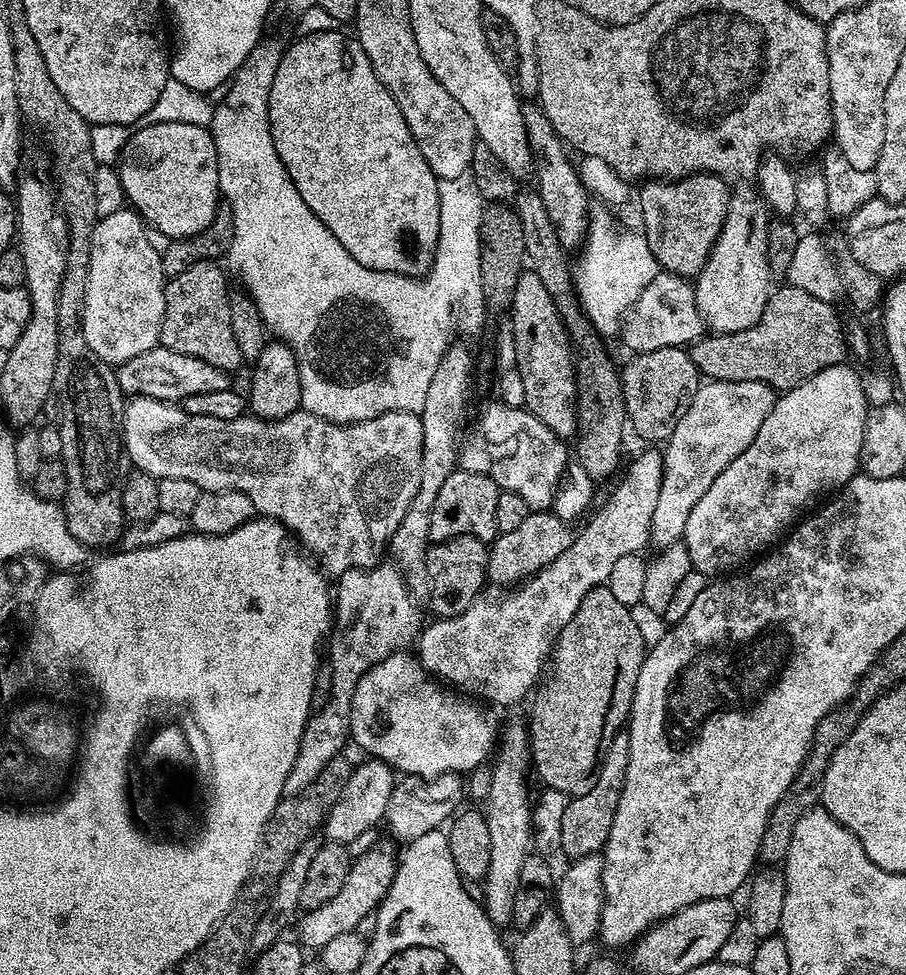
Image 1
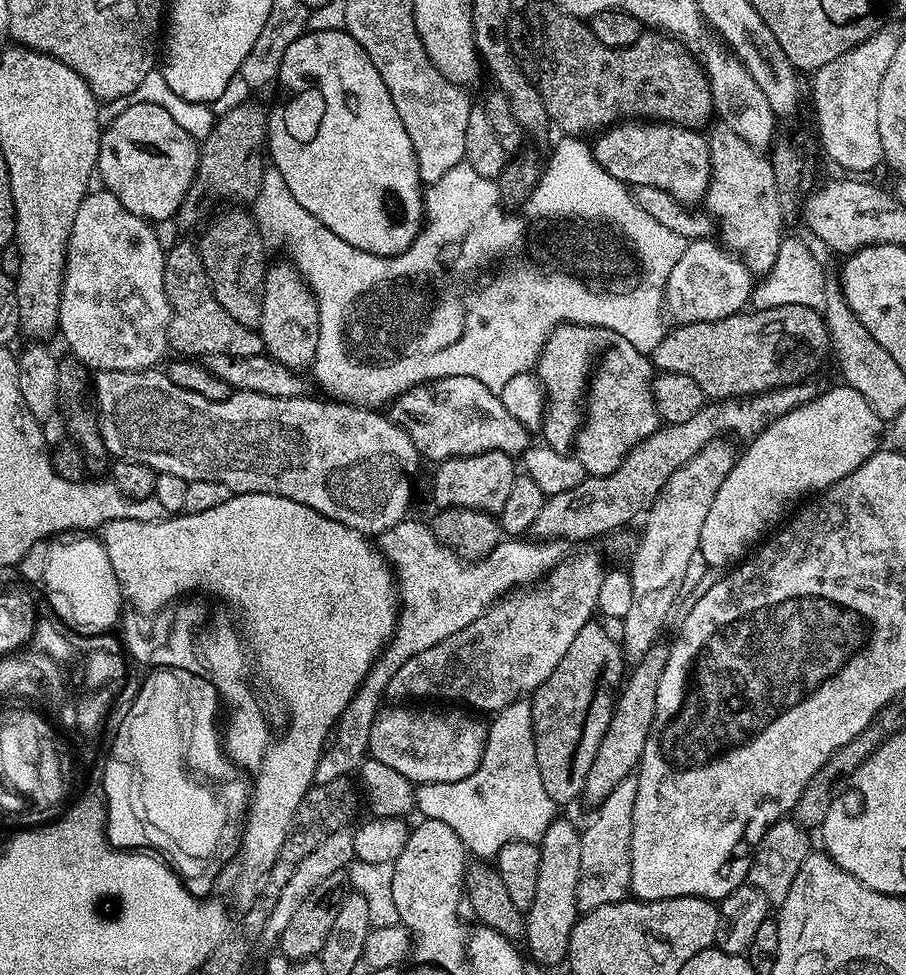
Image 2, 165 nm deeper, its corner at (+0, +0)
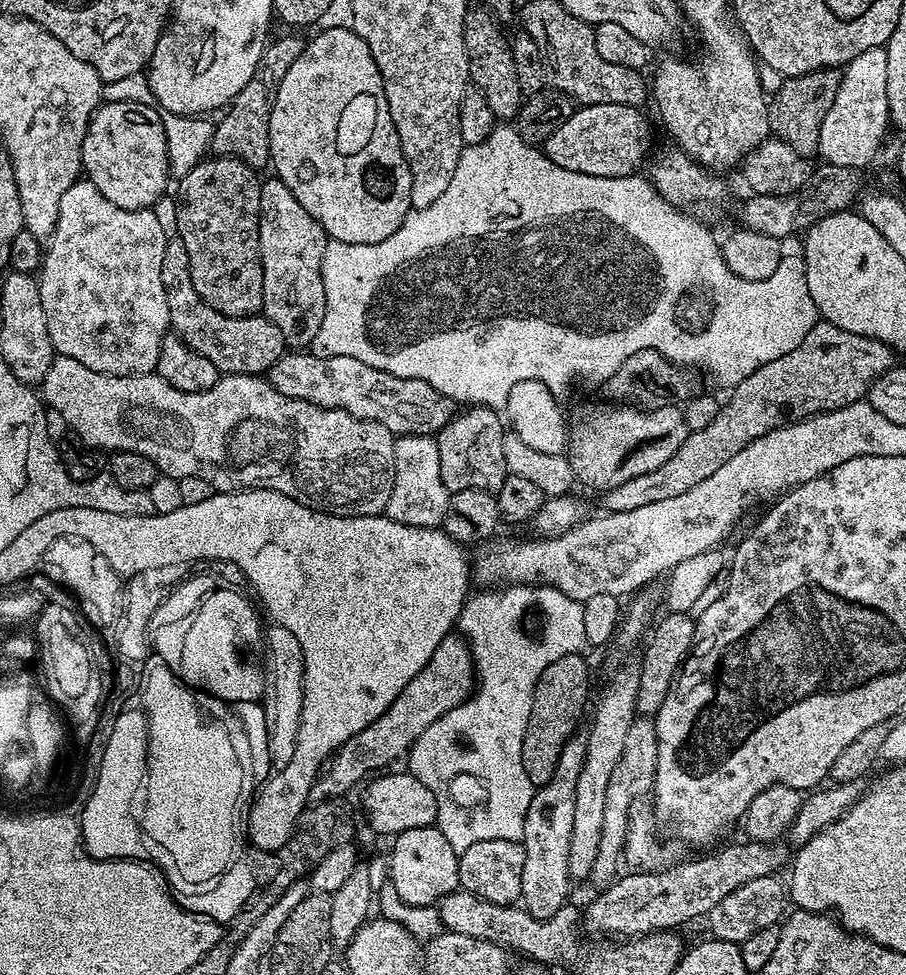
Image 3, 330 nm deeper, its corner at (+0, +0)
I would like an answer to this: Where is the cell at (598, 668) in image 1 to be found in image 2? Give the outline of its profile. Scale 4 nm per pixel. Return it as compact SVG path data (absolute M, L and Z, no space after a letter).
M589 622L578 630L562 662L554 666L554 674L531 693L538 774L542 774L546 794L550 794L558 806L570 803L583 793L586 774L590 774L590 762L594 762L602 734L606 734L606 726L612 717L614 693L625 672L626 658L621 645L611 640L605 627L599 628L596 622Z

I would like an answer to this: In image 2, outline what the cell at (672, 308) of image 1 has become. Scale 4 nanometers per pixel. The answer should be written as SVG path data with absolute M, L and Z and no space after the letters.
M712 238L689 240L684 245L682 258L678 258L664 281L664 310L671 319L673 316L676 324L730 318L749 307L753 287L754 273L735 252L729 252Z

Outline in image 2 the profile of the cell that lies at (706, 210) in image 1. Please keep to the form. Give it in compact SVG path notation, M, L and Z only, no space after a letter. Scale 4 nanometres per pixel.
M630 120L605 128L595 140L596 144L591 145L591 150L598 166L602 166L606 174L623 180L626 185L660 187L662 191L669 192L678 203L685 206L699 205L707 197L712 159L708 153L708 141L703 131L684 128L680 124Z

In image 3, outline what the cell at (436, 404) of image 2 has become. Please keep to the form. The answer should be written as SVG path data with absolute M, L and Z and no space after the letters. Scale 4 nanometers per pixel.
M288 350L266 374L267 382L286 394L286 398L298 398L314 406L342 410L370 422L384 424L397 437L431 436L435 437L452 421L454 402L444 396L434 386L418 378L398 378L358 362L358 358L345 356L315 356L310 350Z

